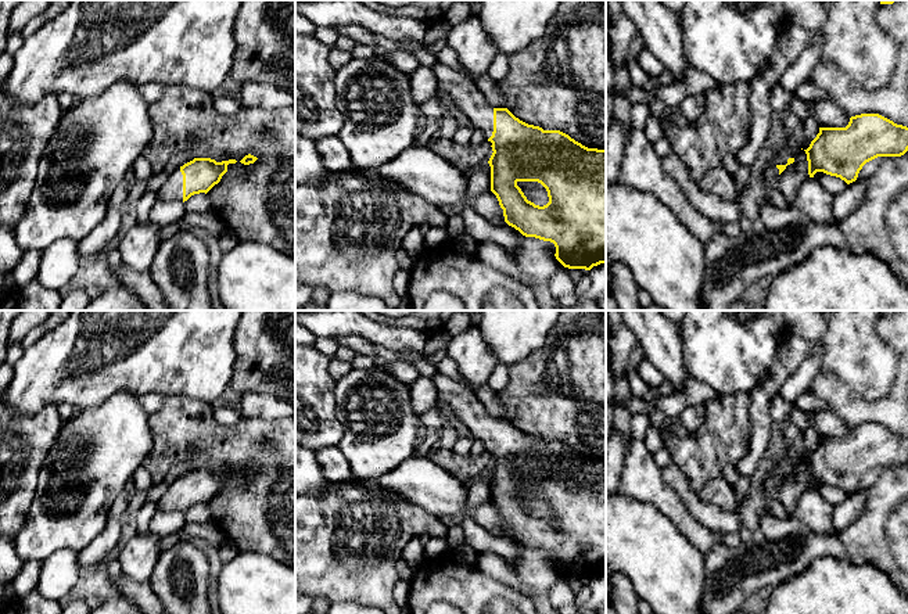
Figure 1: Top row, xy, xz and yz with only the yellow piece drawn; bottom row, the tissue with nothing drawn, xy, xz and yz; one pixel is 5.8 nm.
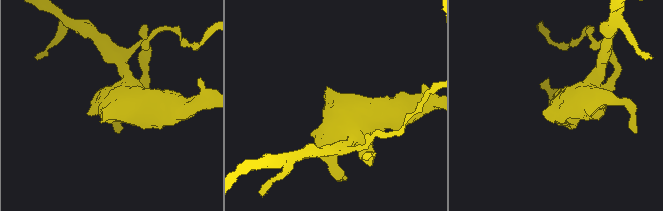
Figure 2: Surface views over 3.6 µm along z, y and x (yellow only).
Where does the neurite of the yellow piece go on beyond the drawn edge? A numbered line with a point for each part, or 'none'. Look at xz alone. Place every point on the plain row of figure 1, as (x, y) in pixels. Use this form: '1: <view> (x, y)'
1: xz (462, 401)

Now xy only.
1: xy (172, 499)

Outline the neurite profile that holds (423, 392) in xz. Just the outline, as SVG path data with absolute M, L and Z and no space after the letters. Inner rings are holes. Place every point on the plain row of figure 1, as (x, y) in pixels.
M419 377L409 384L410 405L416 414L421 416L437 409L438 391L431 377Z

